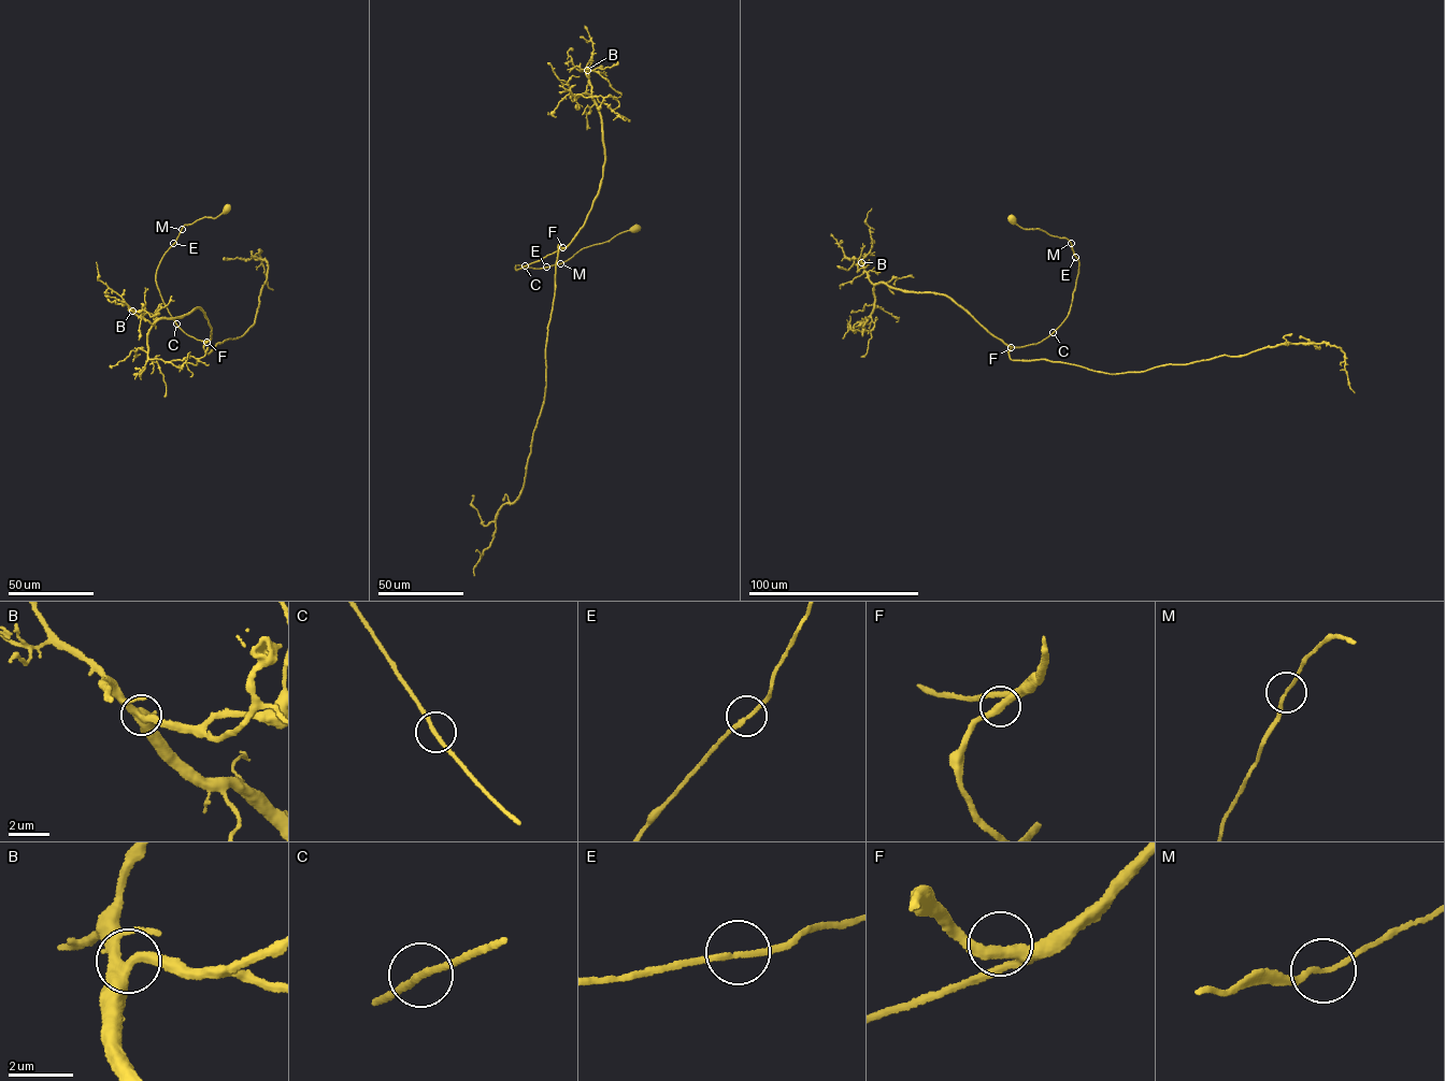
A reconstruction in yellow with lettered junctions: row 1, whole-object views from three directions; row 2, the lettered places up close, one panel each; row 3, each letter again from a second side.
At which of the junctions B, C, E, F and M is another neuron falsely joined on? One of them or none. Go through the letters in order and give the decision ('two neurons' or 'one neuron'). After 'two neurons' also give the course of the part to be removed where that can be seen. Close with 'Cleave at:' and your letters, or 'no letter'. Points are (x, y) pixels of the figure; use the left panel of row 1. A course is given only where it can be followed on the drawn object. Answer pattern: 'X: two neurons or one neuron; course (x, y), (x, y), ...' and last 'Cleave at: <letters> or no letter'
B: one neuron
C: one neuron
E: one neuron
F: one neuron
M: one neuron
Cleave at: no letter

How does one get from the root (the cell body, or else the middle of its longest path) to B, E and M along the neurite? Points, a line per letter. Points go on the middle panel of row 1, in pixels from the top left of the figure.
B: (635, 228), (584, 247), (561, 263), (515, 269), (569, 244), (597, 193), (604, 149), (587, 70)
E: (635, 228), (584, 247), (561, 263), (546, 267)
M: (635, 228), (584, 247), (560, 263)

